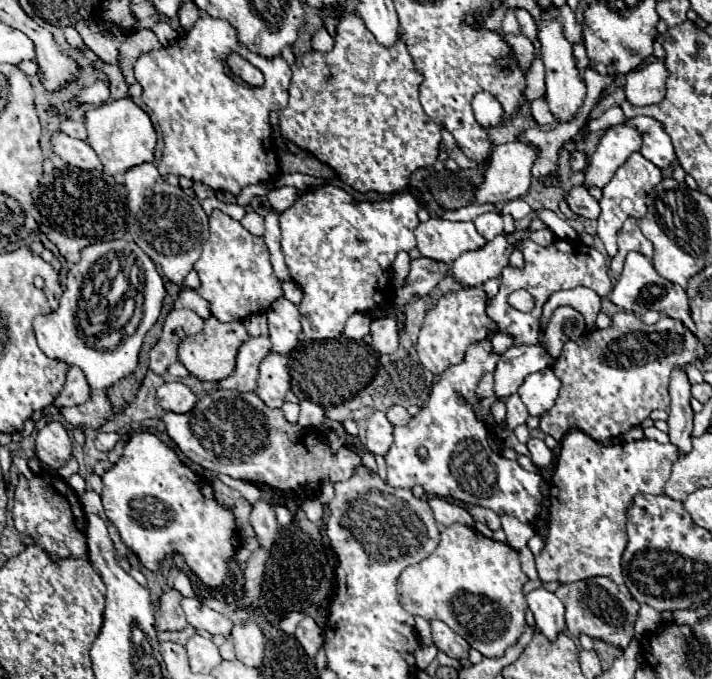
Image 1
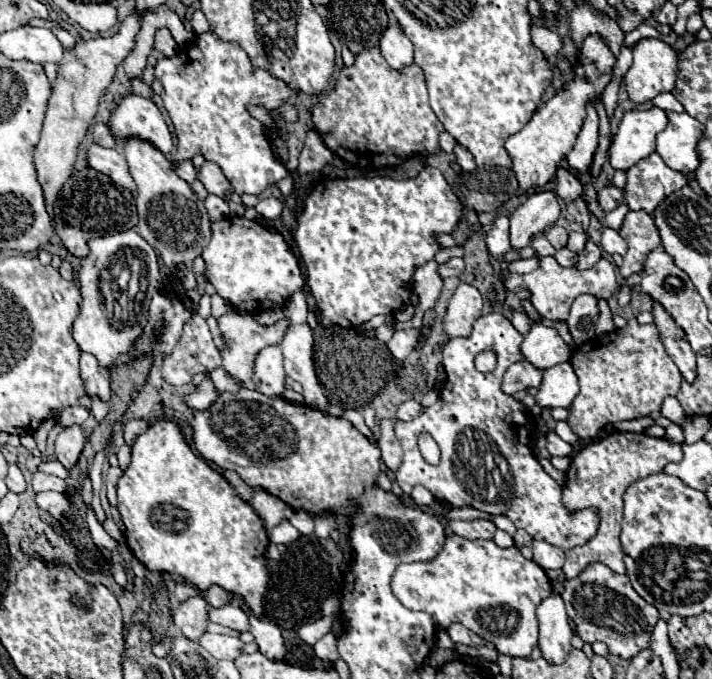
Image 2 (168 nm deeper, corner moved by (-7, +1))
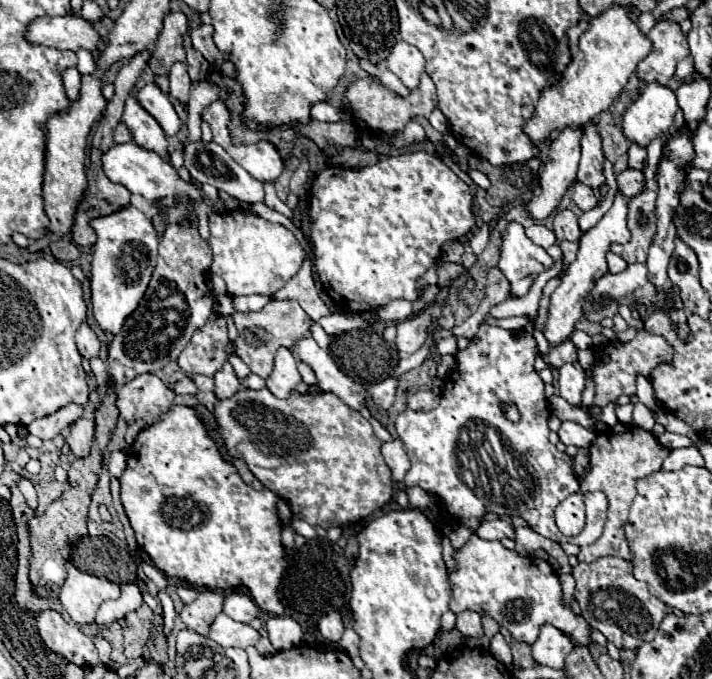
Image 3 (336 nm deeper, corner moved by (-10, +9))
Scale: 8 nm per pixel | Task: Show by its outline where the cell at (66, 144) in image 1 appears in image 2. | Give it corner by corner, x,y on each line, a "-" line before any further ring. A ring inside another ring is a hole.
93,145
89,149
89,153
87,153
87,159
89,159
89,167
93,167
99,173
103,173
109,179
113,179
115,185
125,187
129,191
137,189
133,177
129,175
129,167
127,167
127,161
125,161
121,151
105,149
101,145

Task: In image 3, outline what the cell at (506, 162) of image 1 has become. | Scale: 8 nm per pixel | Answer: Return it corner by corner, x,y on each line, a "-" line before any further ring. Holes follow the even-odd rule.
610,7
606,13
590,19
590,25
582,33
570,65
562,73
562,79
542,91
534,115
524,123
522,129
528,139
534,145
540,145
550,141
554,131
562,131
566,127
576,129
598,117
622,93
628,77
648,53
650,41
640,33
636,21
626,15
624,7

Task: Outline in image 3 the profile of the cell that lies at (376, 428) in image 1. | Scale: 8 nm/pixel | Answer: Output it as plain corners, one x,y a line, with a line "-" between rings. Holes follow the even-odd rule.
394,439
394,441
388,441
388,443
382,443
382,455
392,471
392,479
394,481
402,481
406,471
410,469
410,459
404,451
404,445
400,439

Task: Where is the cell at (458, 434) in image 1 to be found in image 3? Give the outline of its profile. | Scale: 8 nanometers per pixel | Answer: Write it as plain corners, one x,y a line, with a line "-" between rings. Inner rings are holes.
482,323
478,333
474,335
476,341
470,341
468,347
458,349
456,353
456,369
448,375
448,381
440,395
440,405
432,411
412,411
404,409
396,417
396,431
402,439
406,453
410,457
410,471
404,477
406,487
422,487
424,491
436,495
442,507
460,519
462,525
476,529
478,519
492,511
502,517
518,515
522,517
538,535
548,537
556,543
574,543
574,545
588,545
594,543
604,529
606,513
608,513
608,499
602,491
586,493
586,525
580,535
566,537
558,531
554,523
554,509
572,493
578,493
578,481
572,475
572,457
560,453
548,441
548,405
544,397
544,383
534,371
534,361
538,353
538,345
534,337
526,329
506,331
498,325
-
514,403
520,411
520,421
510,421
502,409
502,405

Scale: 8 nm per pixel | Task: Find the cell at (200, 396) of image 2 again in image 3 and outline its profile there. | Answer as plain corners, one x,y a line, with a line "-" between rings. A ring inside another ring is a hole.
226,361
224,367
214,375
214,393
218,399
228,399
240,389
240,381
232,369
232,365

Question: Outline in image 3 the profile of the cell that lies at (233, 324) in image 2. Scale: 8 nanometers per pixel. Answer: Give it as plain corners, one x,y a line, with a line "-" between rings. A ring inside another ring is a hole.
272,299
268,305
264,305
262,311
256,313
232,313
232,319
238,327
238,337
234,341
238,357
250,367
252,373
266,379
272,373
272,361
278,347
292,345
294,337
310,335
312,319
304,313
304,309
296,301
276,301

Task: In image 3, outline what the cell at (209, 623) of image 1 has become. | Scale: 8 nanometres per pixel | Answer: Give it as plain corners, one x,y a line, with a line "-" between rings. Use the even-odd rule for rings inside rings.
232,593
224,599
224,613
240,623
250,623
260,615
260,607
244,593

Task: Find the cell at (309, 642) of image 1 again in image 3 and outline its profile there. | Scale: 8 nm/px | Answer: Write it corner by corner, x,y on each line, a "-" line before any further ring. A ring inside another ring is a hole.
346,629
338,645
340,645
340,649
342,649
344,653
348,653
350,657
358,655
358,635
354,633
354,629

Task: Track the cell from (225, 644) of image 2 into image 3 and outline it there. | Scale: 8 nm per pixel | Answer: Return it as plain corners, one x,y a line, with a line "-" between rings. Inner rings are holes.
220,613
214,619
214,623
210,625
208,637
212,641
216,641
220,647
240,647
240,649
246,649
250,645
256,645
256,641
260,639
260,633
256,629
252,629
250,625
232,621
224,613

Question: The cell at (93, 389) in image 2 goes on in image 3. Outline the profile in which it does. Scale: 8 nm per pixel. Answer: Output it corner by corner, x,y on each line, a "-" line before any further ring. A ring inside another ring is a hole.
82,323
80,329
76,331
76,345
84,359
94,359
100,353
100,341
96,333
88,327
88,323

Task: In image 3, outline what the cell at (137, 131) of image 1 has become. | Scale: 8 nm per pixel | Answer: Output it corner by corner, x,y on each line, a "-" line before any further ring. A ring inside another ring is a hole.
156,83
144,85
142,89
136,91
134,95
138,99
138,103
160,123
160,127
164,129
164,133
168,137
176,135
180,129
180,119
172,107
172,103
168,101
168,97
158,89

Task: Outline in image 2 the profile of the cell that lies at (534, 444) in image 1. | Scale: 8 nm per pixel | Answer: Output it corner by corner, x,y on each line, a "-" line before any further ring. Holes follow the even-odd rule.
551,431
551,433
547,435
547,449
549,449
549,453
551,453
553,457
569,457
569,455
573,453
573,445
565,443
555,431

